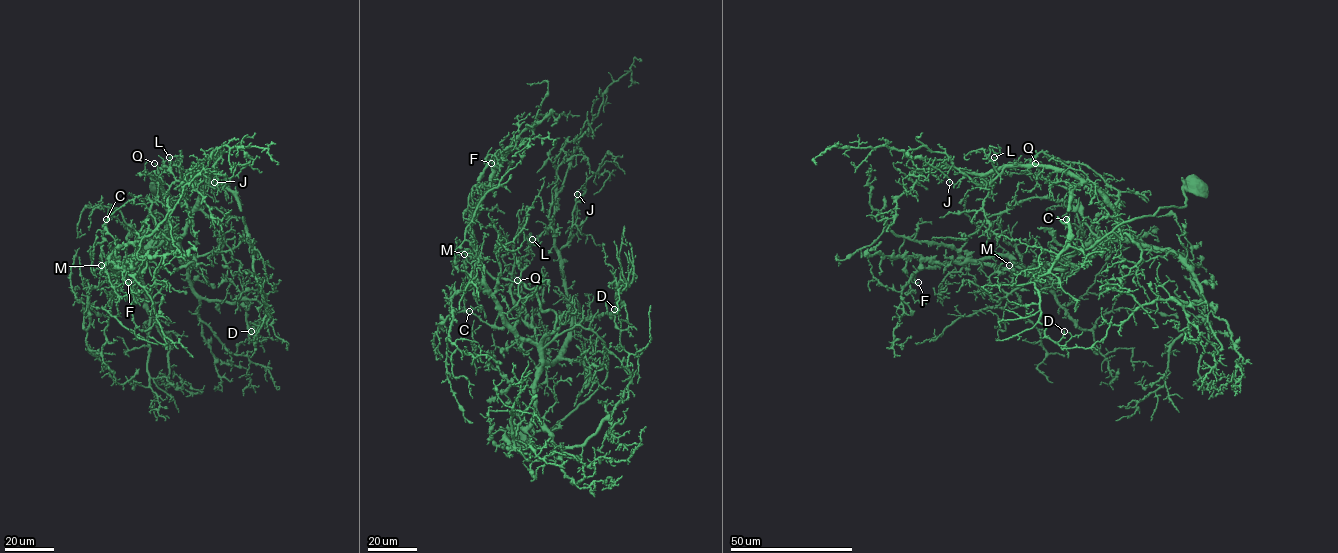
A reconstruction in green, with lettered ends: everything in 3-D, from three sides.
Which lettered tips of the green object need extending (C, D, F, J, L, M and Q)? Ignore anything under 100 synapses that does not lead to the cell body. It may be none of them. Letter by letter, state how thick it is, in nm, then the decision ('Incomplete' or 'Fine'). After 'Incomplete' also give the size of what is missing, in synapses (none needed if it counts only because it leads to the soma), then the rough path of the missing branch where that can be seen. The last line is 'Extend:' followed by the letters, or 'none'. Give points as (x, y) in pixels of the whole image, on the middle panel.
C: Thickness 180 nm. Fine
D: Thickness 180 nm. Fine
F: Thickness 150 nm. Fine
J: Thickness 170 nm. Incomplete. Roughly 350 synapses
L: Thickness 170 nm. Fine
M: Thickness 180 nm. Fine
Q: Thickness 150 nm. Fine
Extend: J

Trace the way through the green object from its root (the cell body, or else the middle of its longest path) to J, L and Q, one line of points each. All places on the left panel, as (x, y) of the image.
J: (157, 186), (244, 221), (196, 258), (180, 245), (196, 167), (214, 182)
L: (157, 186), (241, 218), (242, 240), (196, 258), (183, 250), (207, 173), (194, 166), (178, 181), (169, 157)
Q: (157, 186), (182, 205), (215, 207), (241, 218), (242, 240), (226, 251), (190, 257), (174, 237), (154, 163)

